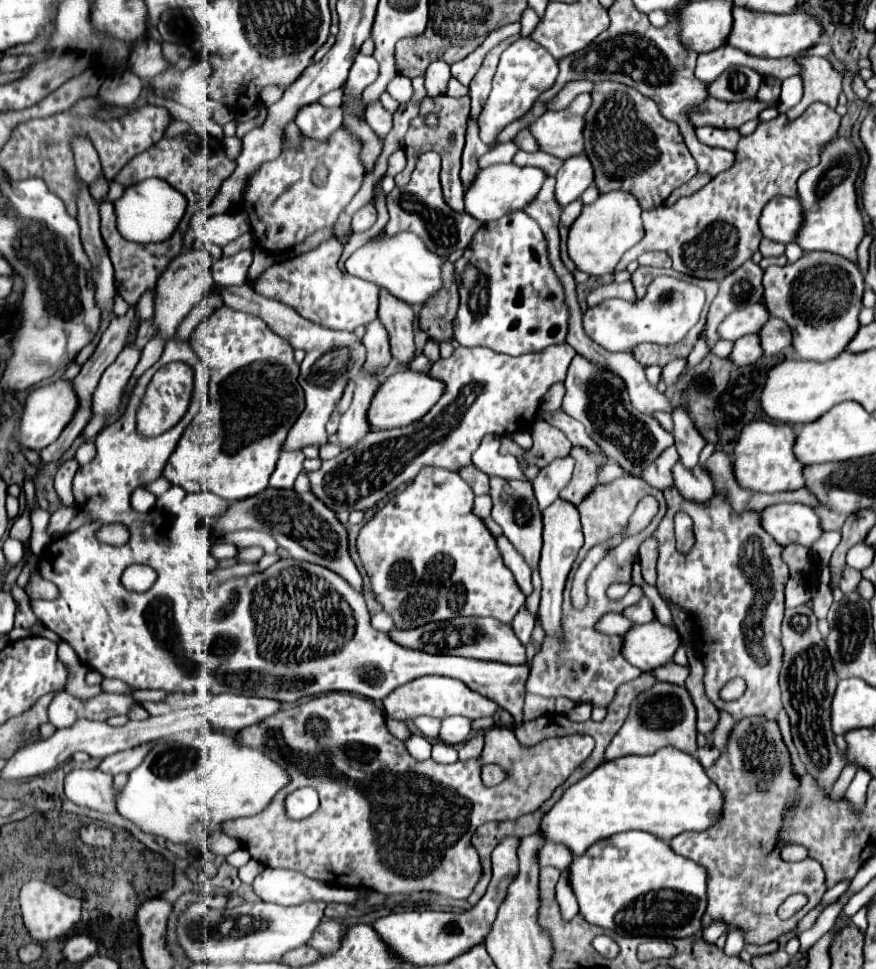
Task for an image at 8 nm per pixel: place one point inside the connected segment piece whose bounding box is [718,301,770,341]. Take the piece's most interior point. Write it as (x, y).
(750, 319)

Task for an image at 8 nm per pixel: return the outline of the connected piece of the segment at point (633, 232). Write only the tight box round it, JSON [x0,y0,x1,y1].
[568,191,644,275]

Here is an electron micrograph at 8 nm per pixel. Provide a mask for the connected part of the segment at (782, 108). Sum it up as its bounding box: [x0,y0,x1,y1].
[778,77,802,113]

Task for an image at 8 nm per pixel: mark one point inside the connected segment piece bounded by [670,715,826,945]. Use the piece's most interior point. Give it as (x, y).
(749, 880)

